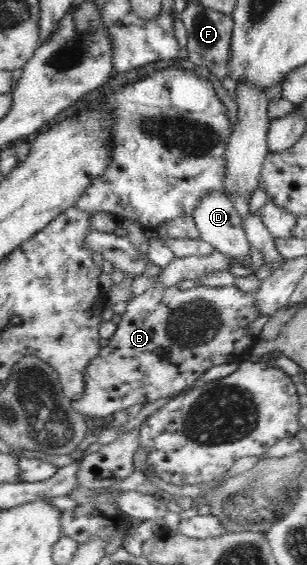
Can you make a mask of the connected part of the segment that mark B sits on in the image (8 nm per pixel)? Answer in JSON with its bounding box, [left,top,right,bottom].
[72,284,259,418]

